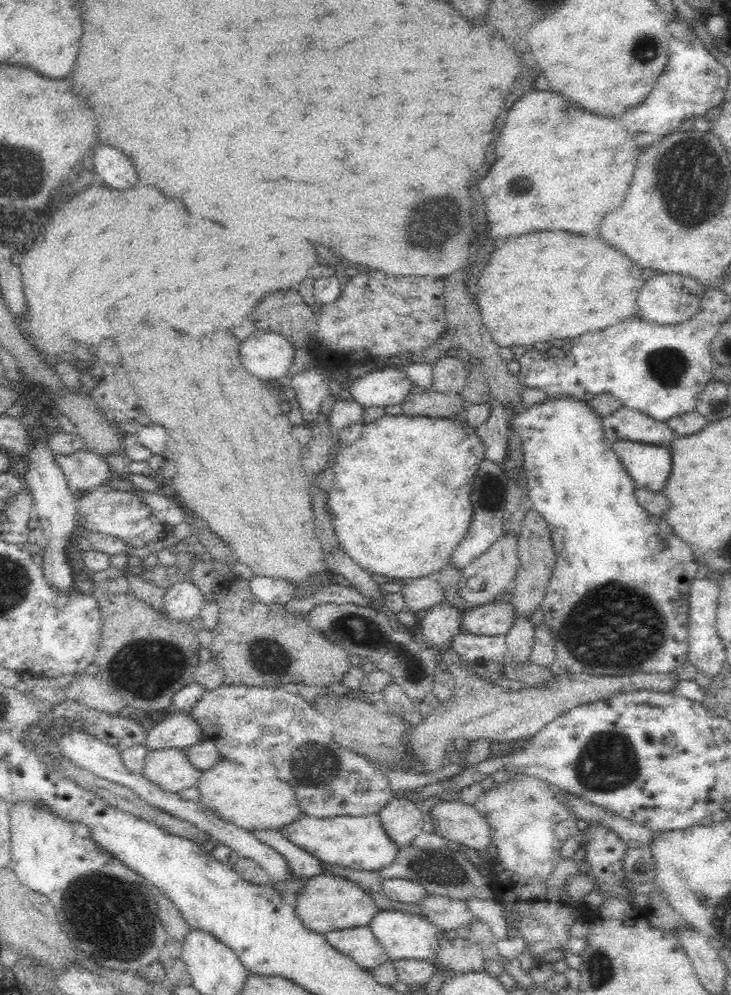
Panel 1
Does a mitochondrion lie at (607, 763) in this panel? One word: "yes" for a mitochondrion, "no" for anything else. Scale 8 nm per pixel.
yes

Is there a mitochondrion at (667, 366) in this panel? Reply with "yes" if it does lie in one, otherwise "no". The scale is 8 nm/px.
yes

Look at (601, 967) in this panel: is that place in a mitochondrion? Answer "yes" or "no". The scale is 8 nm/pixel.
yes

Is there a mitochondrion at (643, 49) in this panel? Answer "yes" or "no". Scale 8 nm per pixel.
yes

